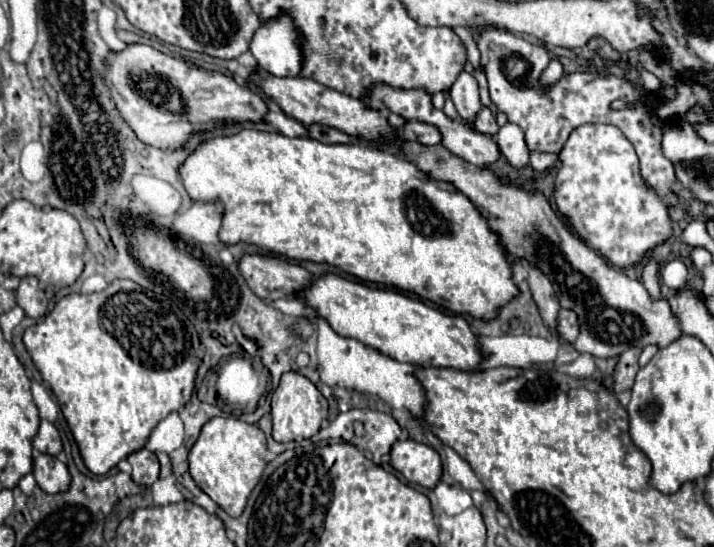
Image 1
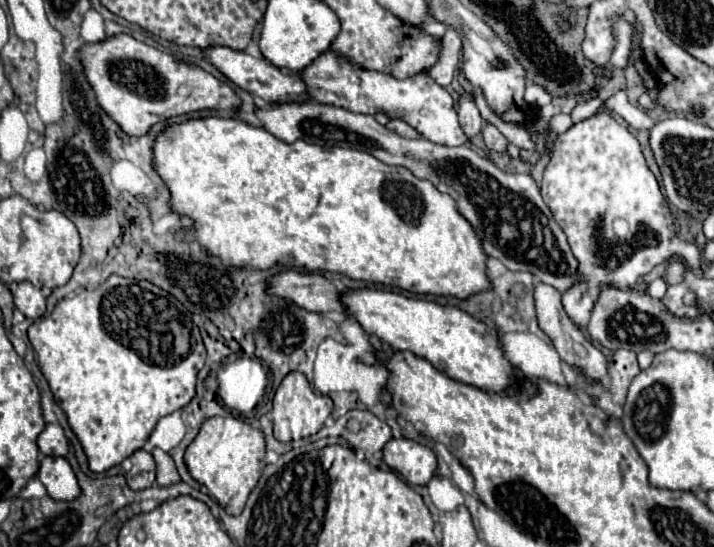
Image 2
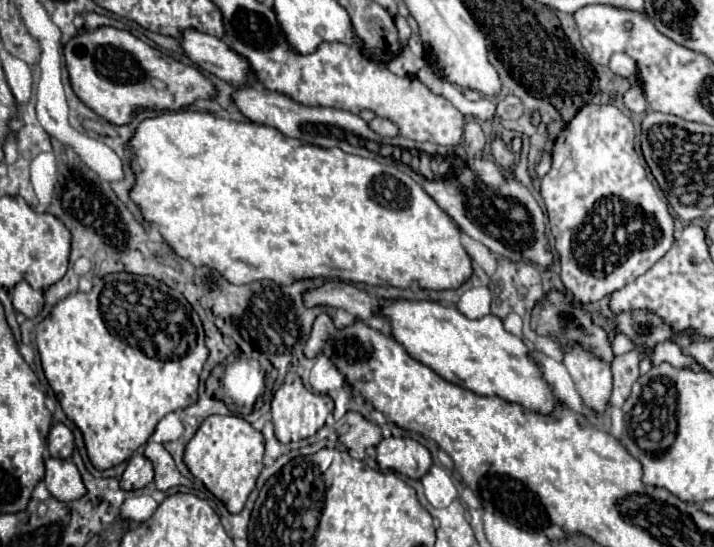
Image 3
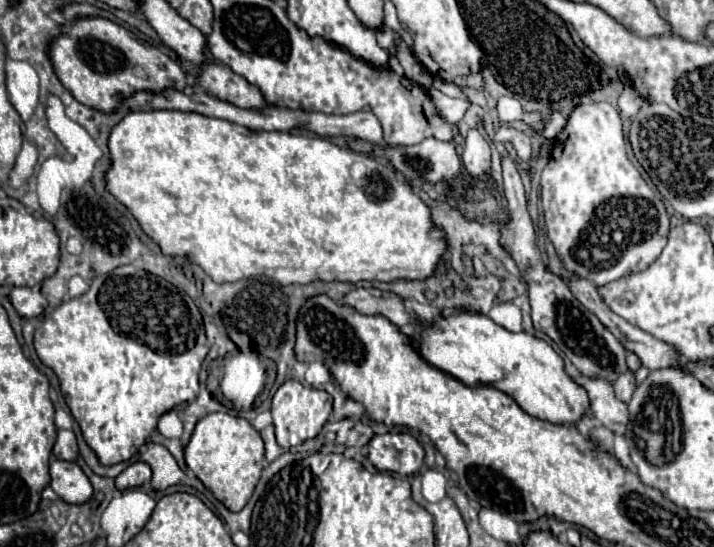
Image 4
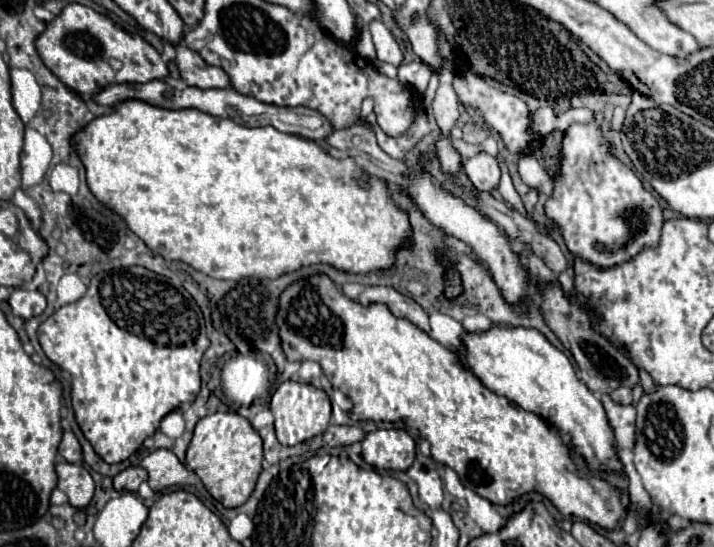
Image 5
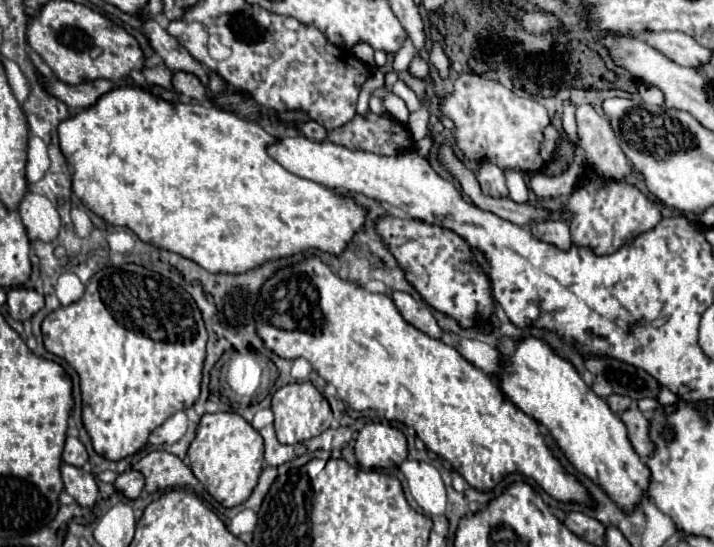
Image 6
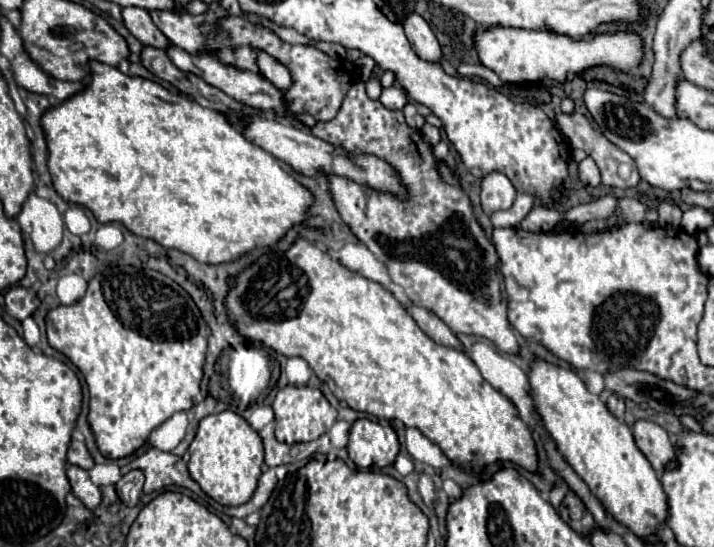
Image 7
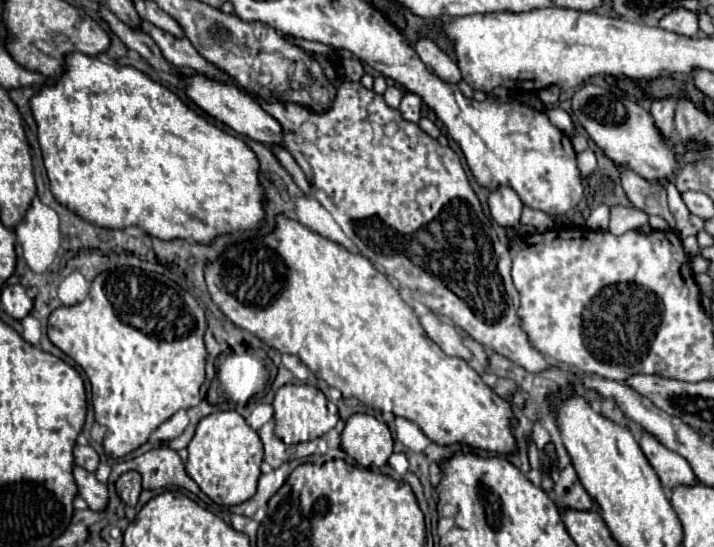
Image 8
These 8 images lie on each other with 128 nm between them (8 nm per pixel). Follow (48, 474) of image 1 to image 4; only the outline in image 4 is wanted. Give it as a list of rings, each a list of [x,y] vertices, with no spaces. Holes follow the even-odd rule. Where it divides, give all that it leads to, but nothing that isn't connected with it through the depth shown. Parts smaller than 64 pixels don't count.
[[[50,462],[50,488],[68,504],[82,504],[92,496],[92,484],[76,462]]]

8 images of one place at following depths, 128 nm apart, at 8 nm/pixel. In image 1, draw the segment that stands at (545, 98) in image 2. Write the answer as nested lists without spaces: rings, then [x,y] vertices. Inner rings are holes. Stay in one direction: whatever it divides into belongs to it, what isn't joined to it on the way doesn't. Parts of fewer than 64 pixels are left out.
[[[552,58],[552,62],[548,64],[548,68],[544,70],[542,80],[544,80],[544,82],[552,82],[552,80],[558,80],[562,74],[564,74],[564,66],[562,66],[562,62],[560,62],[558,58]]]

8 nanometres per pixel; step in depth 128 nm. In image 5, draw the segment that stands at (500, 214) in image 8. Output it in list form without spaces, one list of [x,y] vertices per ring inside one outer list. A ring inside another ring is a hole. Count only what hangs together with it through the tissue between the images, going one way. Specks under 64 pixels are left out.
[[[478,152],[476,156],[464,160],[464,172],[478,190],[494,190],[500,180],[496,158],[486,152]]]

